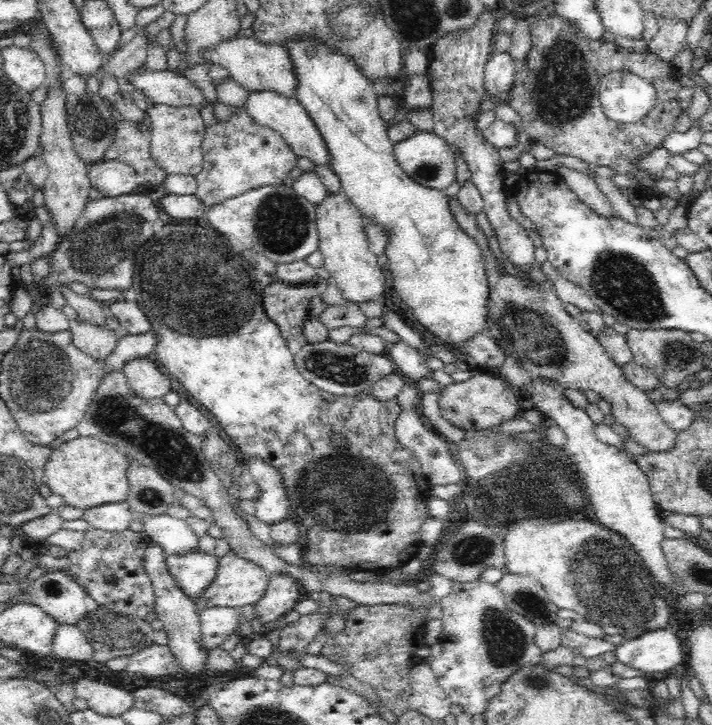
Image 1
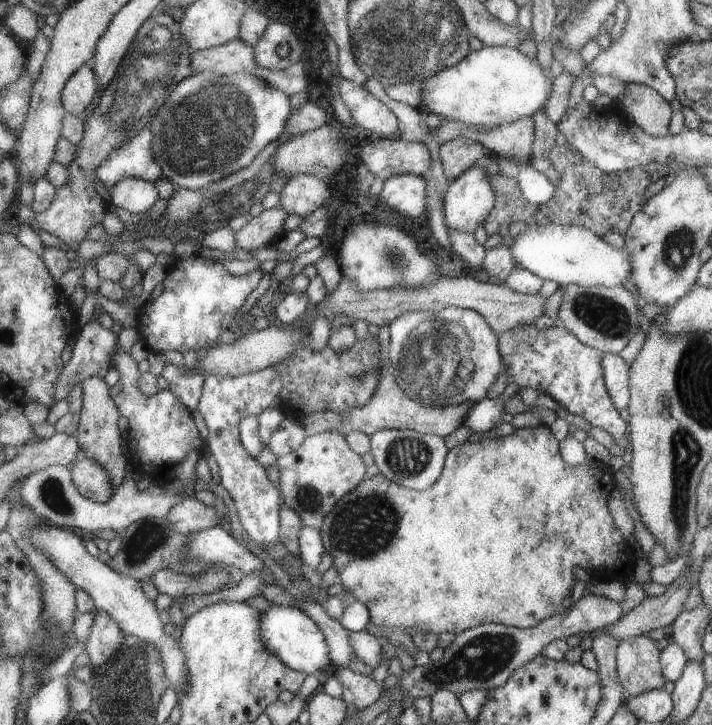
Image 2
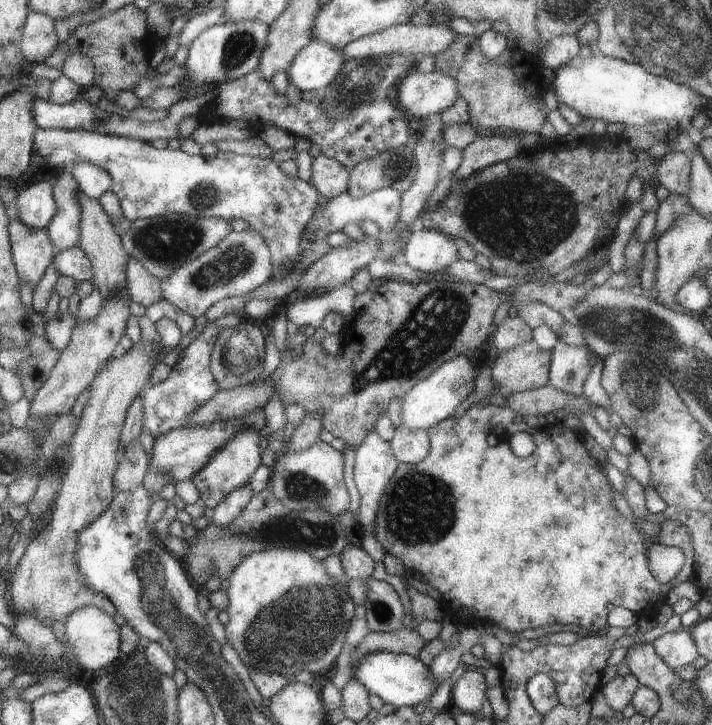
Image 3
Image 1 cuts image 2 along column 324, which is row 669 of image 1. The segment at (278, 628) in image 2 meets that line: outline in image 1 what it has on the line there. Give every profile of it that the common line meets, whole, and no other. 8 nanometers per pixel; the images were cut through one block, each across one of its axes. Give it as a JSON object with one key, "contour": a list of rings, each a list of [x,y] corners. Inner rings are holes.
{"contour":[[[676,627],[661,628],[623,641],[614,653],[618,662],[636,668],[642,676],[652,672],[668,672],[686,662],[684,643],[680,640]]]}

